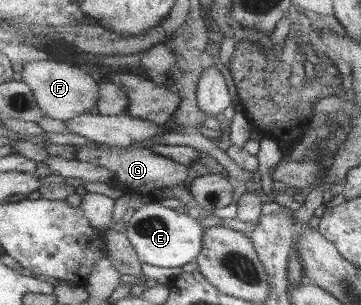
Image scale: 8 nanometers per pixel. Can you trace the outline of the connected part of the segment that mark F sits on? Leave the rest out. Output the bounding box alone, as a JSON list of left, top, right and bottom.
[21,60,99,121]

